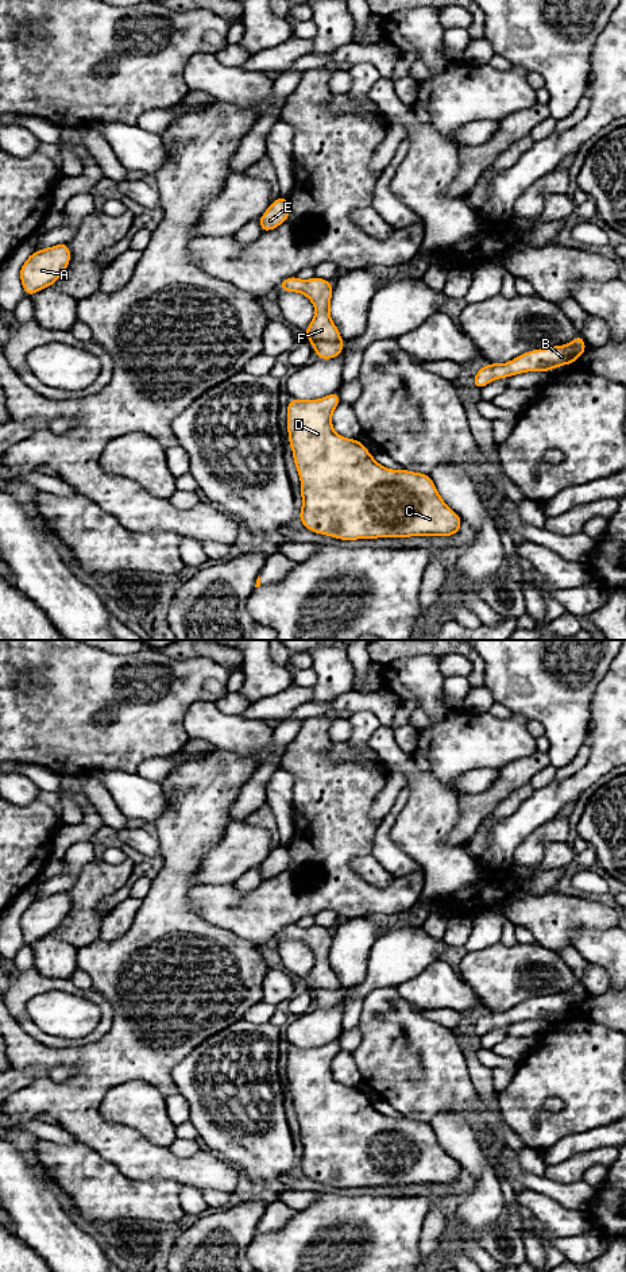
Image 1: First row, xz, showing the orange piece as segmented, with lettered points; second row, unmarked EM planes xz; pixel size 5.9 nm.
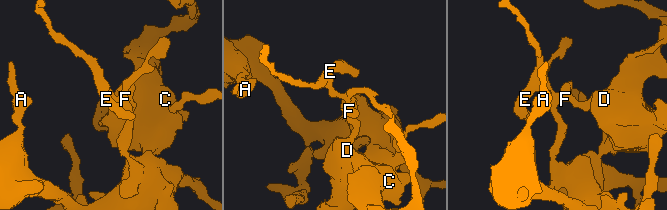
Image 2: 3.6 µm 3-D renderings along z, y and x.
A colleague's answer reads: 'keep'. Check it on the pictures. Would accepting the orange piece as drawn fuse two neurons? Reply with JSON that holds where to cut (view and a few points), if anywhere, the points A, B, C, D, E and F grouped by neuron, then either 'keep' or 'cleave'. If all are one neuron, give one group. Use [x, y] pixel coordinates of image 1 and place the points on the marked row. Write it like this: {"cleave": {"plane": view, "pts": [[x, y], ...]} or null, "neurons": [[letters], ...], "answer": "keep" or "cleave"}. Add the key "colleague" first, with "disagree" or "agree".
{"colleague": "disagree", "cleave": {"plane": "xz", "pts": [[340, 339], [317, 340], [315, 343]]}, "neurons": [["A", "E", "F"], ["B", "C", "D"]], "answer": "cleave"}

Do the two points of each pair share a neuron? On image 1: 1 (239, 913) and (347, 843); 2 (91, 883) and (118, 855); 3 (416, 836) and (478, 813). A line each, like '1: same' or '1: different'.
1: same
2: different
3: different

